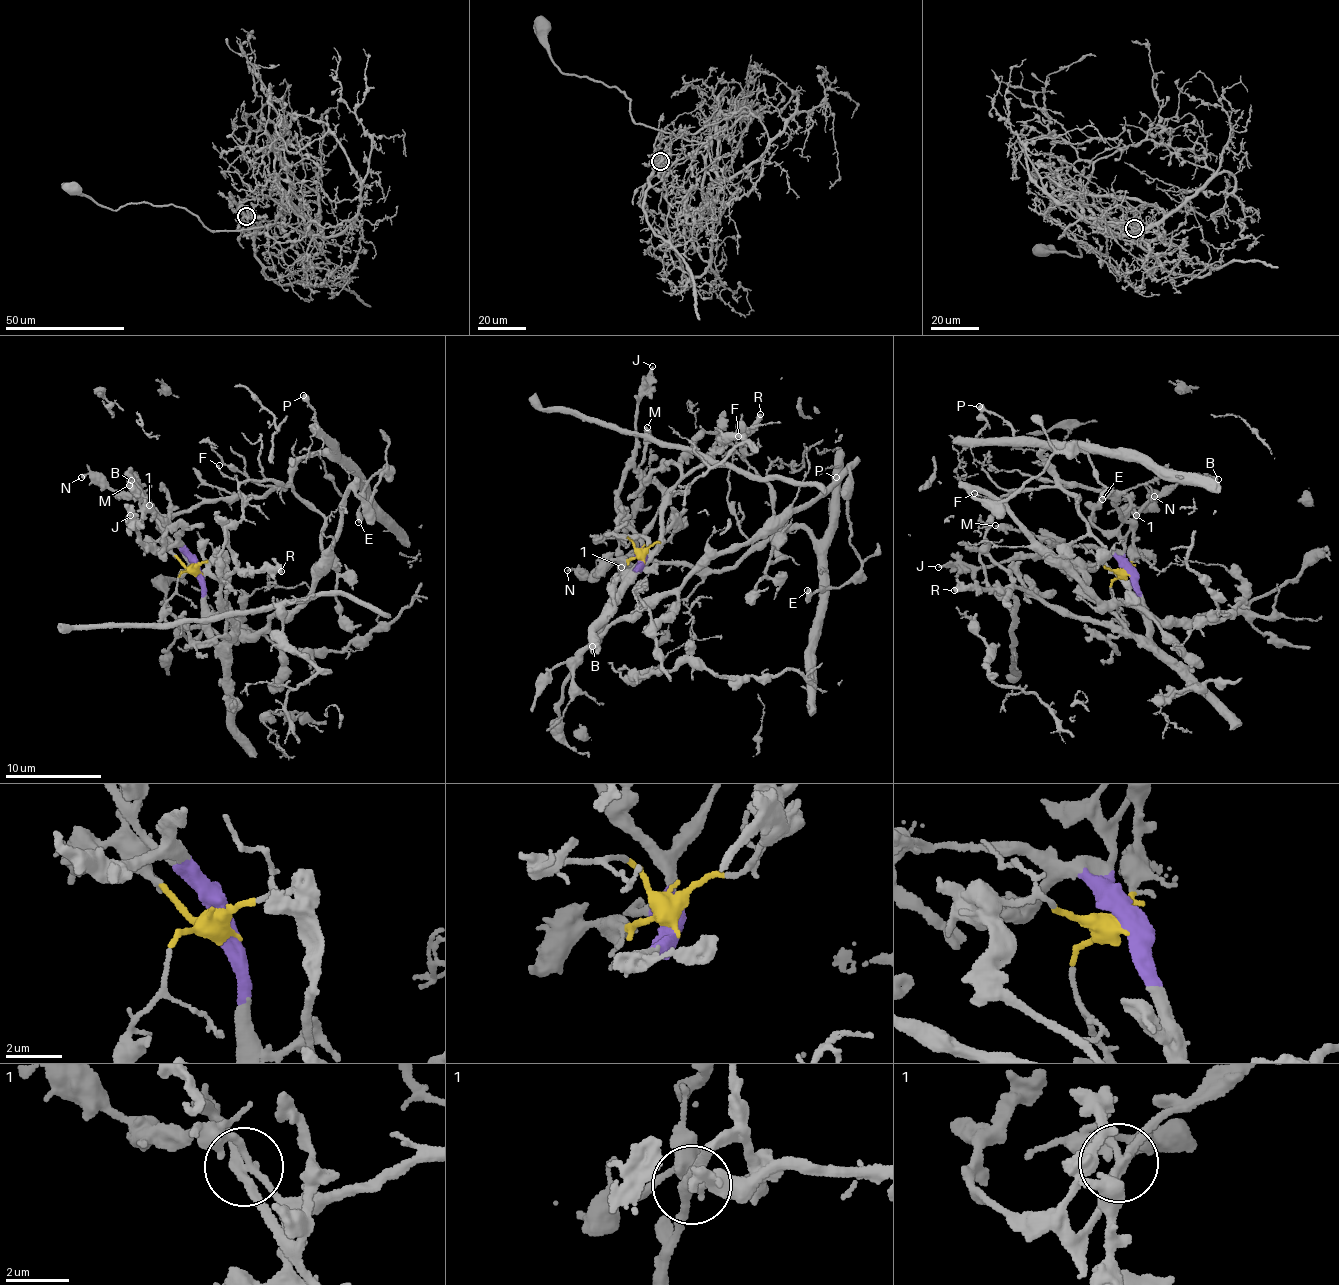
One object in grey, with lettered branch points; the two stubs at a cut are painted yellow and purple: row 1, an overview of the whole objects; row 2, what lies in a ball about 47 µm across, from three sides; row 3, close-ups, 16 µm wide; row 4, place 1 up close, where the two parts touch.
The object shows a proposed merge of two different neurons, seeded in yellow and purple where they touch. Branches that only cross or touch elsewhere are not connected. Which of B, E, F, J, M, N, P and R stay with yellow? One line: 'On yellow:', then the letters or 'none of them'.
On yellow: E, F, N, P

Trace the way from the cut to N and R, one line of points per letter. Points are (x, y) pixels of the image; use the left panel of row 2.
N: (197, 569), (187, 567), (171, 552), (161, 514), (145, 497), (111, 491), (87, 474), (81, 477)
R: (197, 569), (206, 627), (221, 641), (227, 639), (233, 624), (216, 605), (226, 578), (243, 570), (281, 570)

